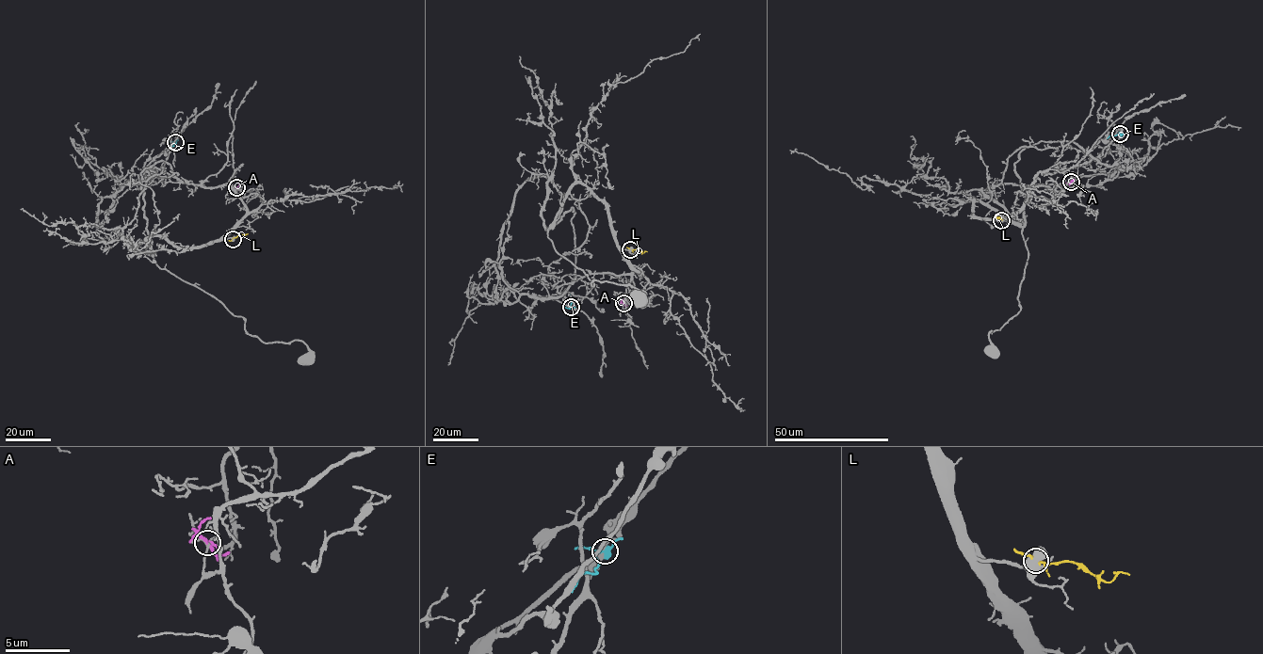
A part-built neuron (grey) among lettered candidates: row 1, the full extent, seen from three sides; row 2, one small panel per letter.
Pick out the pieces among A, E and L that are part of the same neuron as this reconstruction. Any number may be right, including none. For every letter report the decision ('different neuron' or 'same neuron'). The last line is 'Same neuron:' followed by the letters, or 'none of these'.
A: different neuron
E: same neuron
L: different neuron
Same neuron: E

